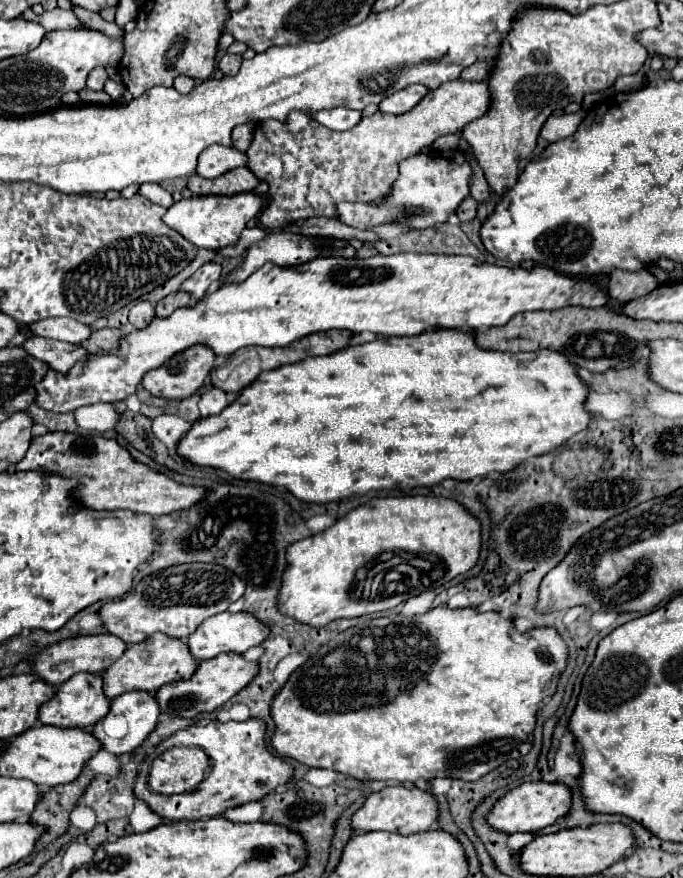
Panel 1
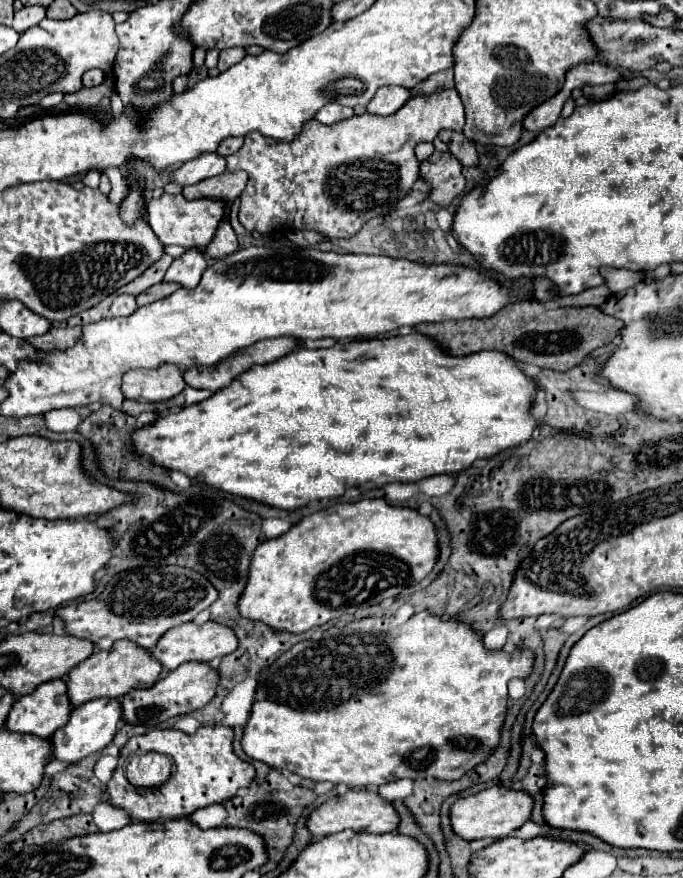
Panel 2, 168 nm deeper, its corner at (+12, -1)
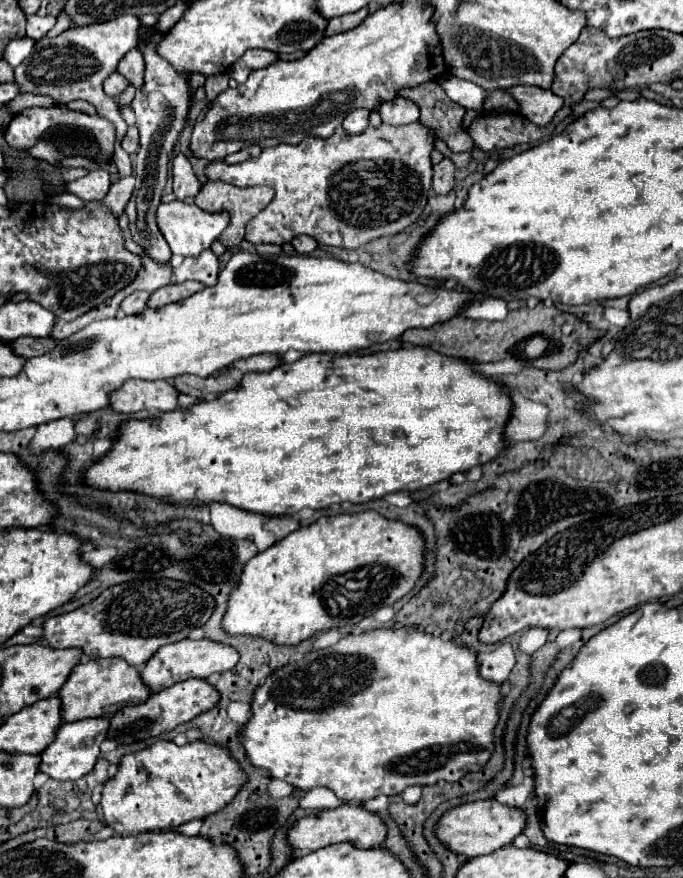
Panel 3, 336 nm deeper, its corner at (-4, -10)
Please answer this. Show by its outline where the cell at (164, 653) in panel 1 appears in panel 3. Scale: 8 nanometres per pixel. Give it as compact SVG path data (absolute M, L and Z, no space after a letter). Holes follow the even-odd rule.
M108 658L108 660L88 660L86 664L80 662L68 682L60 688L62 698L62 720L74 722L84 718L98 718L110 716L114 710L128 704L142 704L152 696L152 690L140 680L140 672L136 666L130 666L124 658Z

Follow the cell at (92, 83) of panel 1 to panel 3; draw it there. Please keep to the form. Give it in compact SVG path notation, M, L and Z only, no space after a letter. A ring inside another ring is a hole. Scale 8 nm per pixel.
M118 72L108 76L108 80L104 80L104 92L108 96L112 96L112 98L116 98L126 86L128 86L128 80L122 74L118 74Z

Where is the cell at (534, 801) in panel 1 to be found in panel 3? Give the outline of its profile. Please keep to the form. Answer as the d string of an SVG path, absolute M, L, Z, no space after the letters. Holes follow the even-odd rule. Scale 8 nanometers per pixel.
M496 798L490 800L476 800L476 802L468 802L462 806L456 806L452 810L448 810L438 826L438 838L456 854L466 854L470 858L474 856L482 856L482 854L490 854L498 848L504 848L508 844L512 844L512 840L522 834L526 828L526 812L518 810L518 808L510 808L508 804L498 802Z

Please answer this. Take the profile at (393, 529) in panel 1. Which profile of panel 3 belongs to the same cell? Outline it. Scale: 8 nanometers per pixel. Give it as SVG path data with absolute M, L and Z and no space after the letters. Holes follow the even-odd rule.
M376 510L322 516L244 566L222 626L232 636L262 636L282 646L296 646L318 632L358 624L414 588L424 574L424 552L426 540L416 526L388 520Z

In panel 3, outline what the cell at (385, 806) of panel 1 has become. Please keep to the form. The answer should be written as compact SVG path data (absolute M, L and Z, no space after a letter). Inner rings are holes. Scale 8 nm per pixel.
M342 804L340 808L322 810L318 814L298 820L288 830L288 840L294 850L308 850L308 852L314 852L324 846L338 844L338 842L352 842L358 848L374 848L374 846L384 844L386 832L388 832L388 828L376 812L370 812L370 810L362 808L360 804Z

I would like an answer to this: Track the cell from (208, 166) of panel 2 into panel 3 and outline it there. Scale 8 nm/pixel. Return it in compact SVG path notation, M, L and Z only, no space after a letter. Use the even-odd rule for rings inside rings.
M178 154L172 162L172 186L178 200L194 198L202 188L202 182L192 172L192 166L184 154Z

